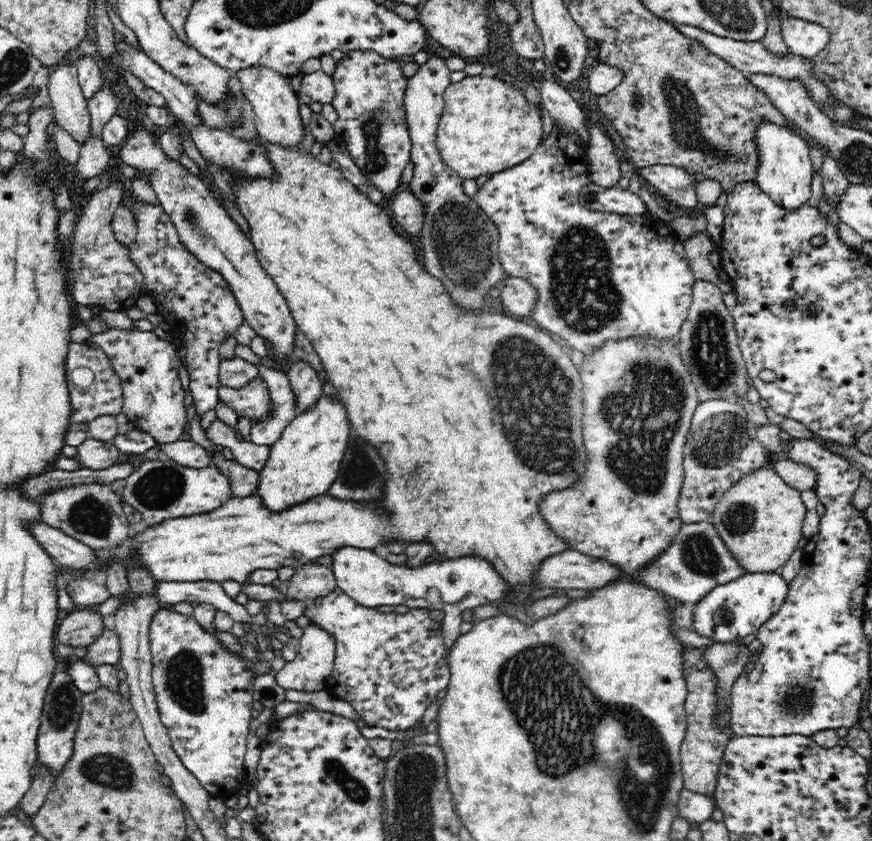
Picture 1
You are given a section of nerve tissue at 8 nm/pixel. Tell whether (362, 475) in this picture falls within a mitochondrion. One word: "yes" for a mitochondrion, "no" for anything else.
yes

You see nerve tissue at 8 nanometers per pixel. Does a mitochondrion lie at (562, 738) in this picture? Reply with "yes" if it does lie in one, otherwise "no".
yes

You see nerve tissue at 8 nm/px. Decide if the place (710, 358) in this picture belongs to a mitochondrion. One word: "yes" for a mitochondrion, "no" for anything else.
yes

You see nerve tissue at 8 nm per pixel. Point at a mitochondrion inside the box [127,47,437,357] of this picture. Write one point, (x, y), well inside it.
(375, 158)

